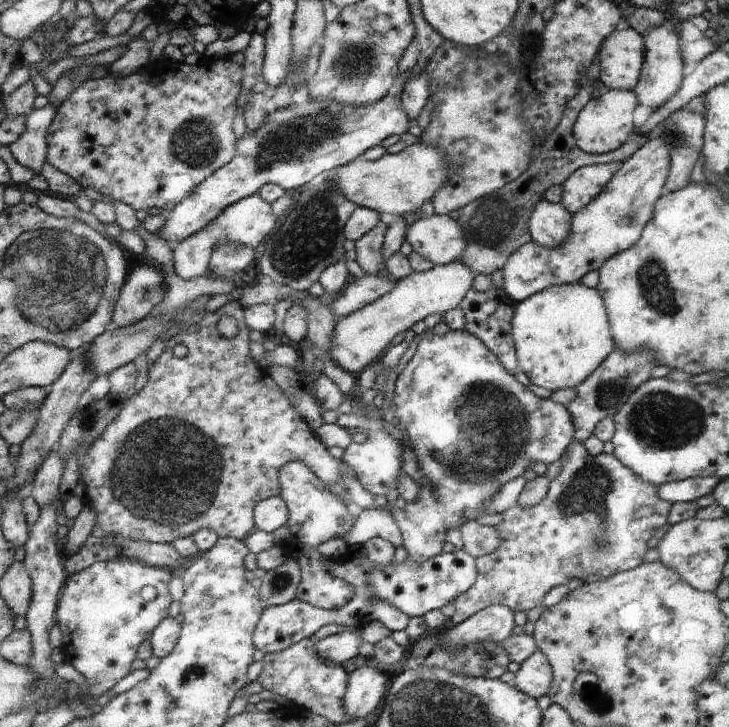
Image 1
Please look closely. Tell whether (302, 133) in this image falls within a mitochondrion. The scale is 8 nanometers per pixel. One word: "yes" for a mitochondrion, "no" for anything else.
yes

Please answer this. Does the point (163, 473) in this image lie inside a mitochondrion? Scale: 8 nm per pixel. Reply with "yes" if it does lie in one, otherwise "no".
yes

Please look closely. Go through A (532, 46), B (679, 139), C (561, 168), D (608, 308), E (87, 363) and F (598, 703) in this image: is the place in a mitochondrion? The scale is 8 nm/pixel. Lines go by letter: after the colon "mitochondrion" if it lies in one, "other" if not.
A: other
B: mitochondrion
C: other
D: other
E: other
F: mitochondrion

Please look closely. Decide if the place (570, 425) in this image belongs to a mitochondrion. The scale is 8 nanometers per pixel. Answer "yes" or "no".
no

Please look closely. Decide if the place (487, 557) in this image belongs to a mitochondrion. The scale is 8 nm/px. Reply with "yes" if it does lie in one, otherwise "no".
no

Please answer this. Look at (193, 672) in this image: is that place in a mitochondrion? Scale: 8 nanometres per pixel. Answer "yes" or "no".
yes

